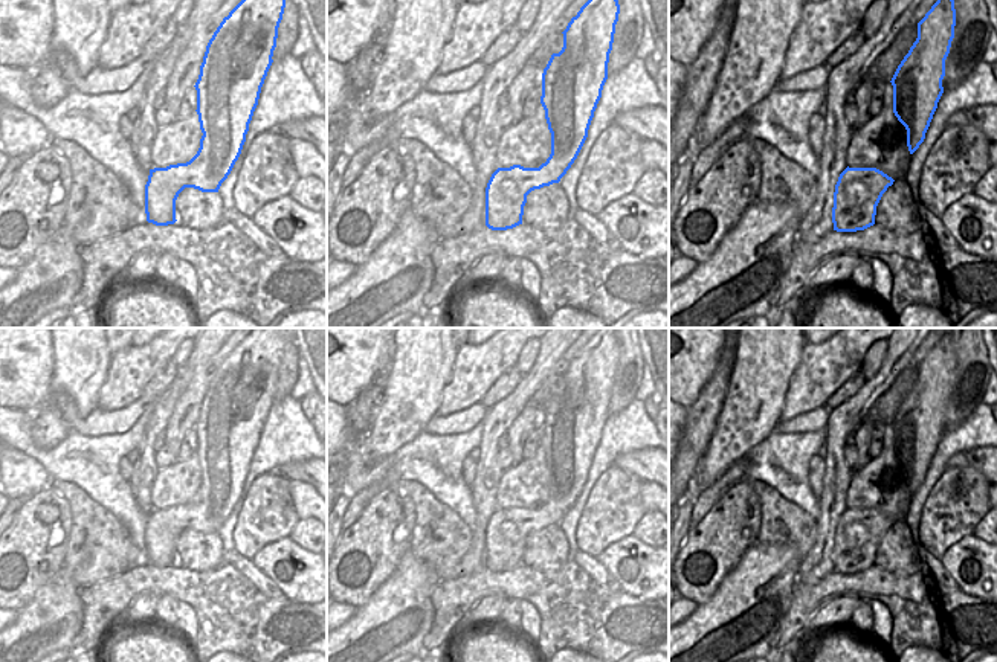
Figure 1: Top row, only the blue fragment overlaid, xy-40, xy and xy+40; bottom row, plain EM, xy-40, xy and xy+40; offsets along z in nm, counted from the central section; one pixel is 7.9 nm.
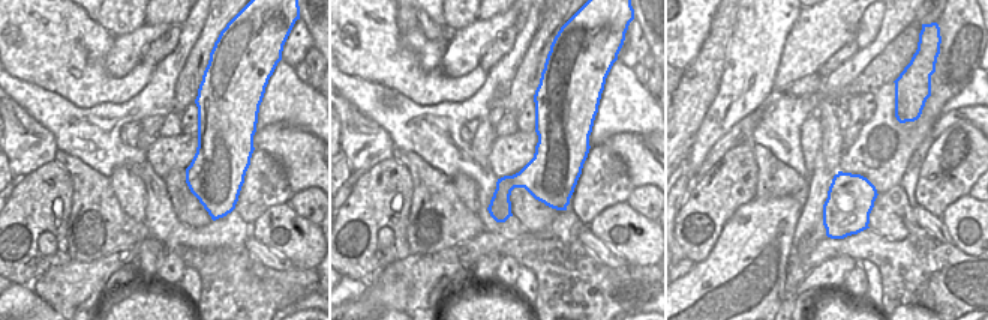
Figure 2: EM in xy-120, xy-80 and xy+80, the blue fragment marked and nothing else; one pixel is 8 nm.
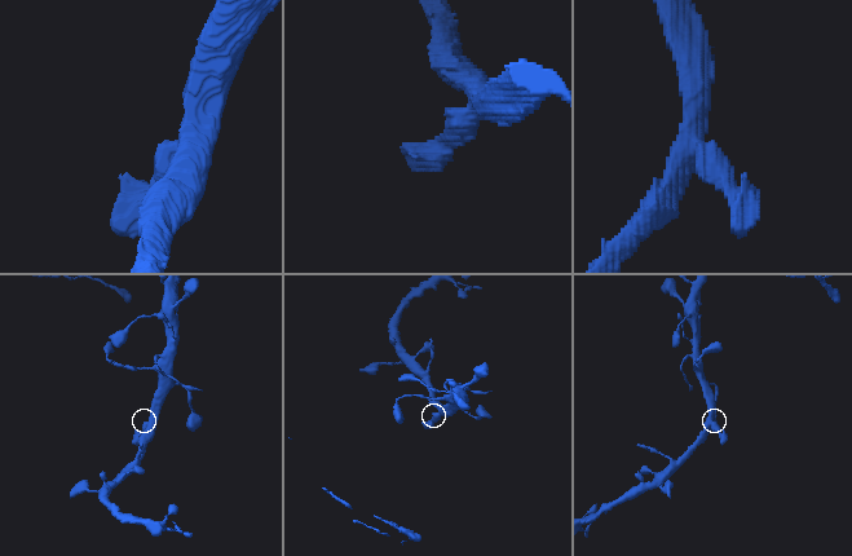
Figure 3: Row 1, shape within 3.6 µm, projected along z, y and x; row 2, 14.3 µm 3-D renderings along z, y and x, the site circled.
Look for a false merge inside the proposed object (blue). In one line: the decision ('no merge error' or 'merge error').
no merge error

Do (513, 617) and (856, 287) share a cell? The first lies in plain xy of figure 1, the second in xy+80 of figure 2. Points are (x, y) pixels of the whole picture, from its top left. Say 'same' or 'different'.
same

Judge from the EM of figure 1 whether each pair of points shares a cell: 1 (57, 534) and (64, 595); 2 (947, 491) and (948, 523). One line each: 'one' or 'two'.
1: two
2: one

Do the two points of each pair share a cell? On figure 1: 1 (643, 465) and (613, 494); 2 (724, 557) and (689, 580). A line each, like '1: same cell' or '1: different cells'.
1: different cells
2: same cell

